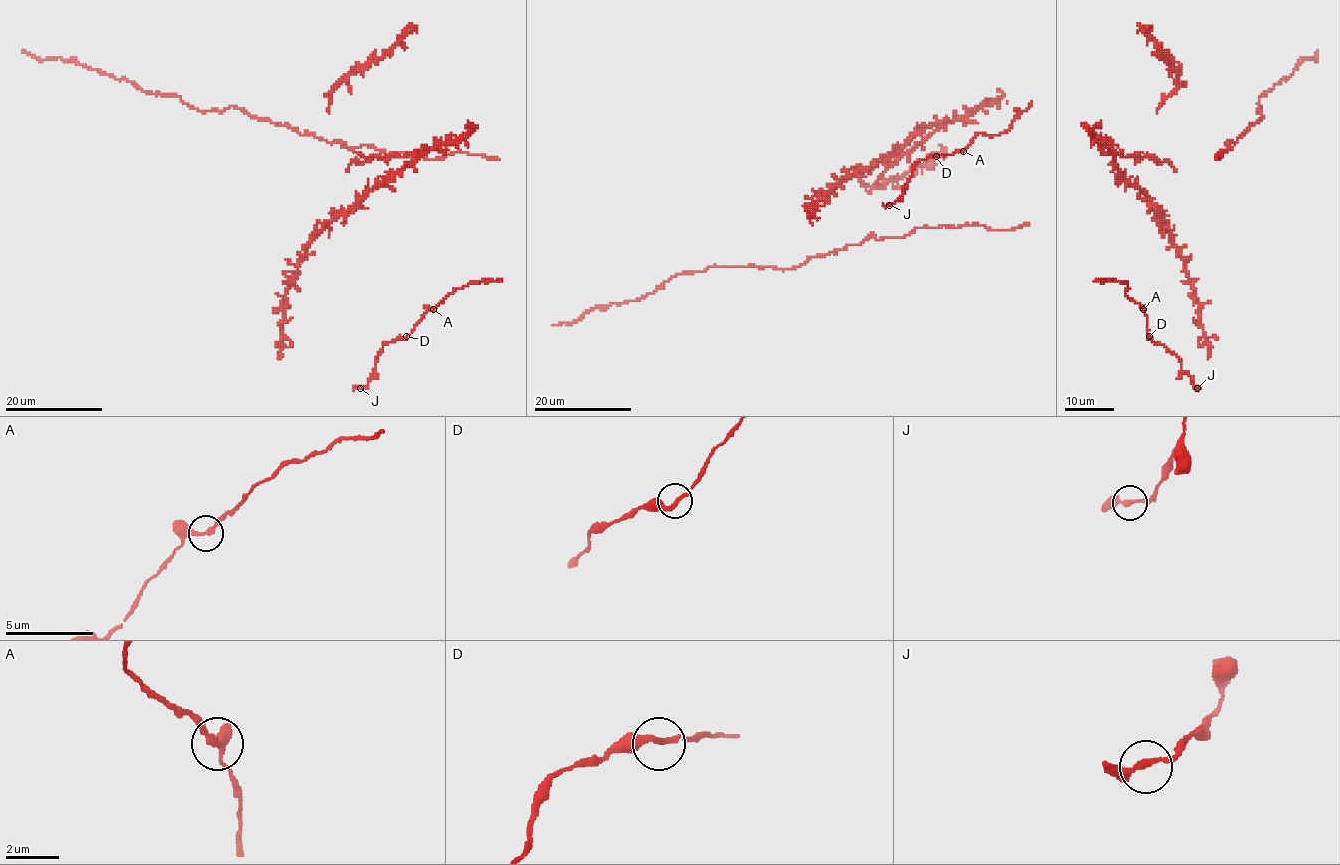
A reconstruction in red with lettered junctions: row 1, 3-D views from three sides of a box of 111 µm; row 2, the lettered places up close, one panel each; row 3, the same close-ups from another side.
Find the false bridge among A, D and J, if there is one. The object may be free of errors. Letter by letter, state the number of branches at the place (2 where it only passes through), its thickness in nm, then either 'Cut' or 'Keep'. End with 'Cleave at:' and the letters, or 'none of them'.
A: Branches: 2. Thickness 200 nm. Keep
D: Branches: 2. Thickness 240 nm. Keep
J: Branches: 2. Thickness 240 nm. Keep
Cleave at: none of them

